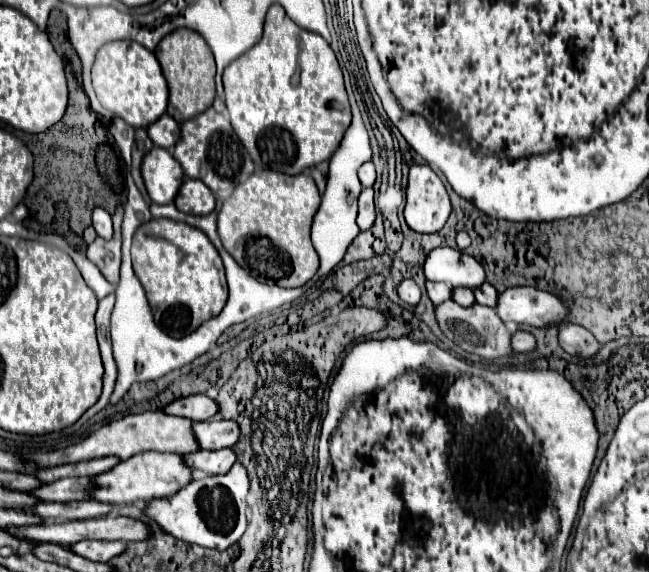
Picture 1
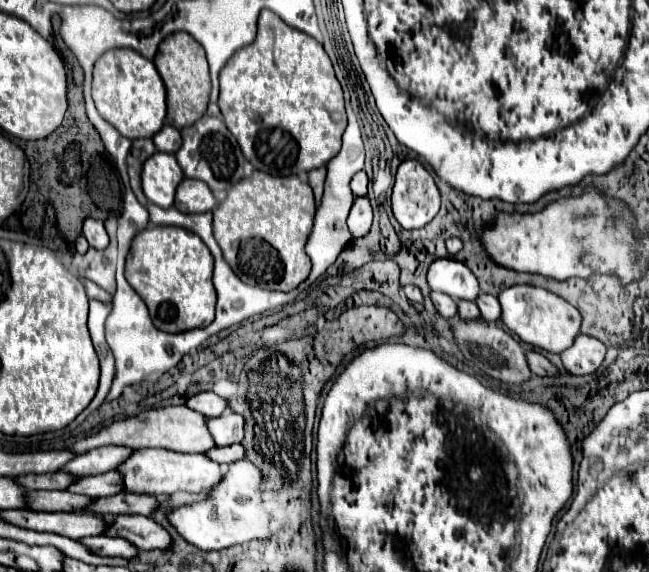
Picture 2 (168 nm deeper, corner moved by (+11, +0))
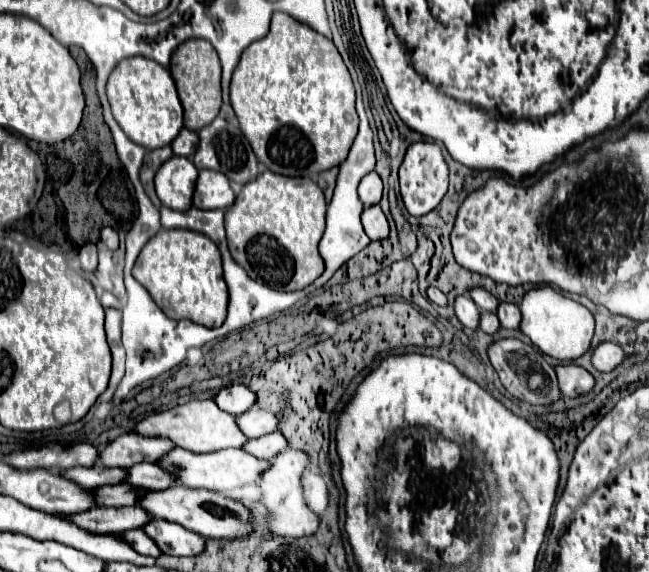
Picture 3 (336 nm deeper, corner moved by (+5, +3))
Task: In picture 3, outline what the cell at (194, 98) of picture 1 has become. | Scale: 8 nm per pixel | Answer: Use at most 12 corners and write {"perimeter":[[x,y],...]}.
{"perimeter":[[189,38],[169,72],[185,128],[201,130],[221,108],[221,64],[207,40]]}

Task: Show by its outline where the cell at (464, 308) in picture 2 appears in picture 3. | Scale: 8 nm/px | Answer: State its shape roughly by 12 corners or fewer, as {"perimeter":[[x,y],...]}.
{"perimeter":[[483,312],[479,328],[487,334],[495,334],[499,328],[497,314]]}

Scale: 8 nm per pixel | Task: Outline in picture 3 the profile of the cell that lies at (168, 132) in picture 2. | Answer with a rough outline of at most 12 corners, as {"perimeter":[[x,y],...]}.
{"perimeter":[[185,128],[171,142],[175,156],[191,156],[197,134]]}

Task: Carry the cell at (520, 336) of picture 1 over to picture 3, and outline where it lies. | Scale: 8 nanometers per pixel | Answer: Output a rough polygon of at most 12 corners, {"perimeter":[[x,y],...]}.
{"perimeter":[[555,366],[561,392],[569,398],[587,394],[595,384],[585,368]]}

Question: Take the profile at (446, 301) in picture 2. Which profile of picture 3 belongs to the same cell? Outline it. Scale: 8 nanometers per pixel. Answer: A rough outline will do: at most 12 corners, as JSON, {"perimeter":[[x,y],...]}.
{"perimeter":[[469,296],[455,298],[455,314],[465,328],[475,330],[479,308]]}

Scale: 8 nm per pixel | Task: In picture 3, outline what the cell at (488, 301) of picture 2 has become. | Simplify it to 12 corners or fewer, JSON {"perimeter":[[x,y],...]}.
{"perimeter":[[499,302],[497,316],[501,326],[519,328],[519,308]]}

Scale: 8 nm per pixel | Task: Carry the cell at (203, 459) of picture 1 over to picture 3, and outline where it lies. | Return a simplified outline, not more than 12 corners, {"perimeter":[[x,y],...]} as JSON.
{"perimeter":[[279,432],[245,442],[241,450],[271,460],[287,442]]}

